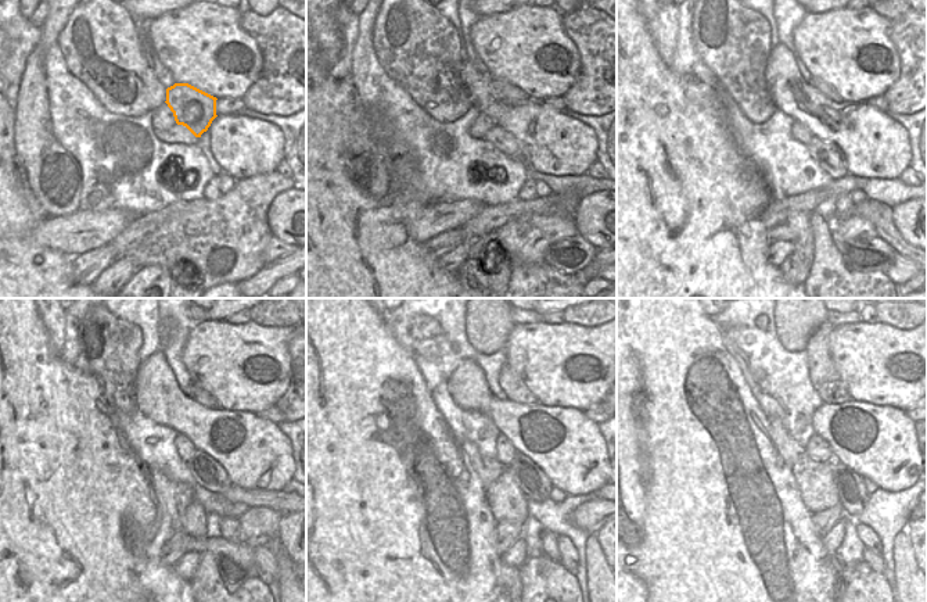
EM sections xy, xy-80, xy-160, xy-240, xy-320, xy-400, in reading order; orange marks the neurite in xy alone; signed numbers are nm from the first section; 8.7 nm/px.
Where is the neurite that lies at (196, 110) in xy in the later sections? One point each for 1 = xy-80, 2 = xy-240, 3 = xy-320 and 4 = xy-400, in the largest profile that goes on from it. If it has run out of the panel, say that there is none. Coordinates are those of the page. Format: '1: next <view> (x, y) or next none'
1: next xy-80 (502, 90)
2: next xy-240 (197, 393)
3: next xy-320 (511, 384)
4: next xy-400 (823, 376)

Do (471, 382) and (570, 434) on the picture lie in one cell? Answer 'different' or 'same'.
same

